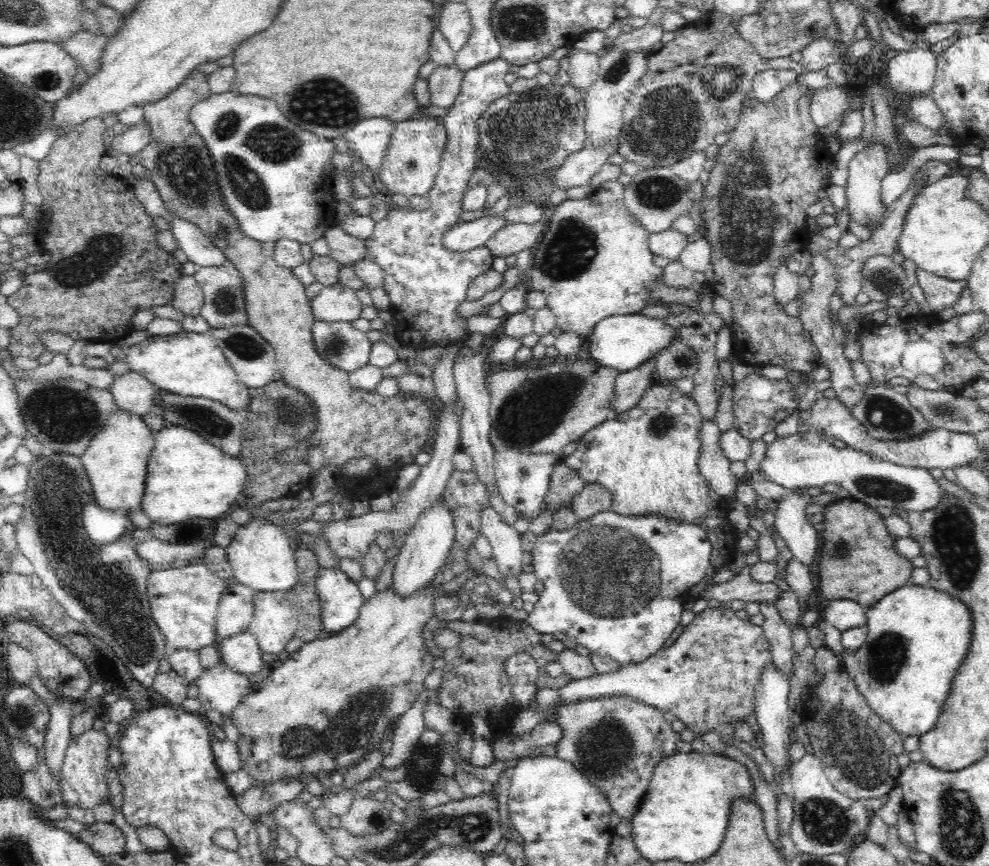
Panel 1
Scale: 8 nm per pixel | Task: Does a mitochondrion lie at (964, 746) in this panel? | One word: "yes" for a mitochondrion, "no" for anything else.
no

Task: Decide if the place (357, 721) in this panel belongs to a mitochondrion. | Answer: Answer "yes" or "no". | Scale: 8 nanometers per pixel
yes

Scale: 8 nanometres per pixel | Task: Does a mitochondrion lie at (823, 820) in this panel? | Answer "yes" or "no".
yes

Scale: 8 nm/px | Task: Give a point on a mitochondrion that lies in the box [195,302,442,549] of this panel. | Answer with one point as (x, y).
(289, 409)

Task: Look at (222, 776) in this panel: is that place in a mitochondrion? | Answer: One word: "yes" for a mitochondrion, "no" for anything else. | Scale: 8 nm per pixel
no

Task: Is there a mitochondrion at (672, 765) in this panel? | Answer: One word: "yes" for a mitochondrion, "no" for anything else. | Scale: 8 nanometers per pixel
no

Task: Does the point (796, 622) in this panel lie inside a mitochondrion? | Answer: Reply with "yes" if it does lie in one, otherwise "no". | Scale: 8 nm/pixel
no

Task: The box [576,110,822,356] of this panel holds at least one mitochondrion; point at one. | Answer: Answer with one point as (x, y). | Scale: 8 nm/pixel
(747, 228)

